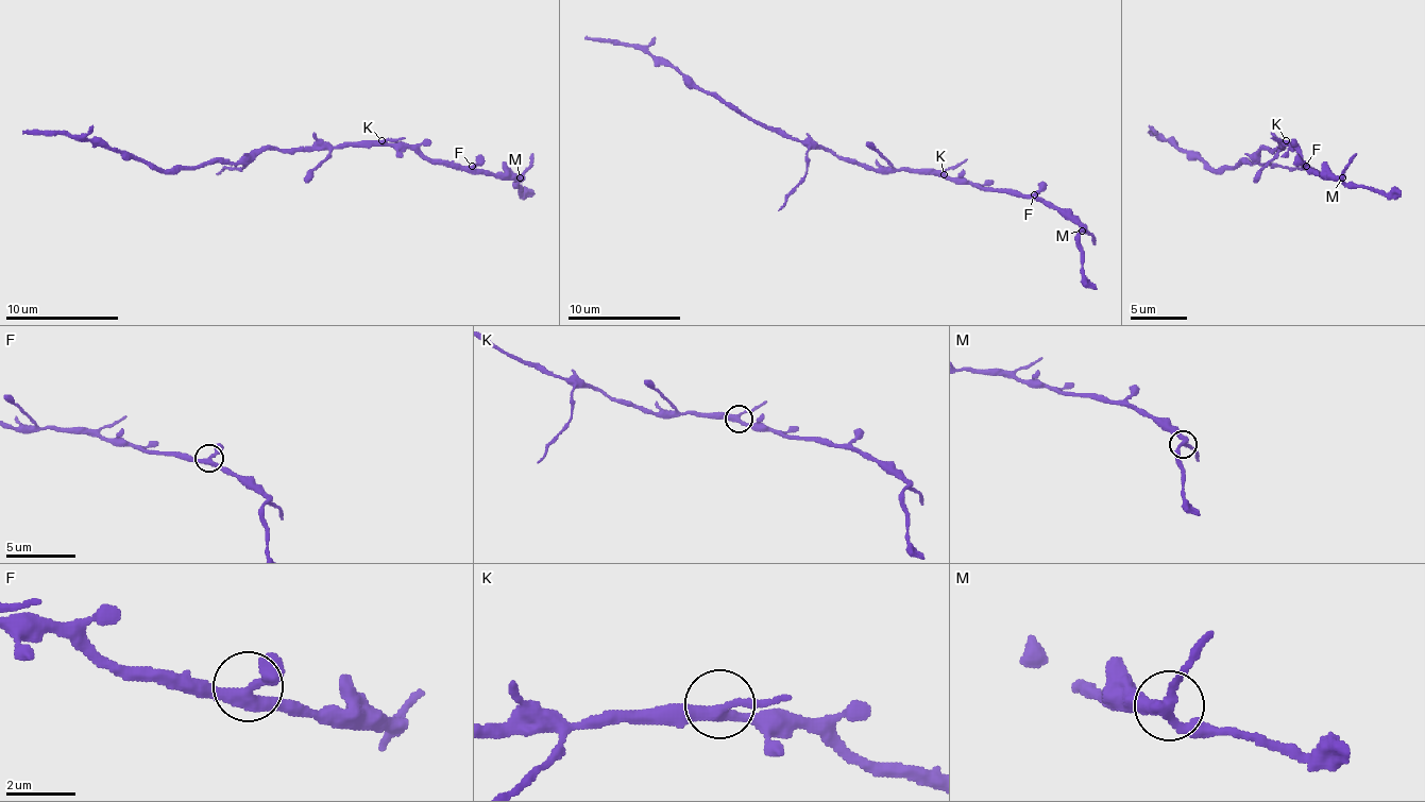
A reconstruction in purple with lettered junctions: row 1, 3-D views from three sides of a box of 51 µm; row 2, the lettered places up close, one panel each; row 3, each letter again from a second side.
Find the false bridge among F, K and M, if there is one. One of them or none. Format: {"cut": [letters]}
{"cut": ["M"]}

